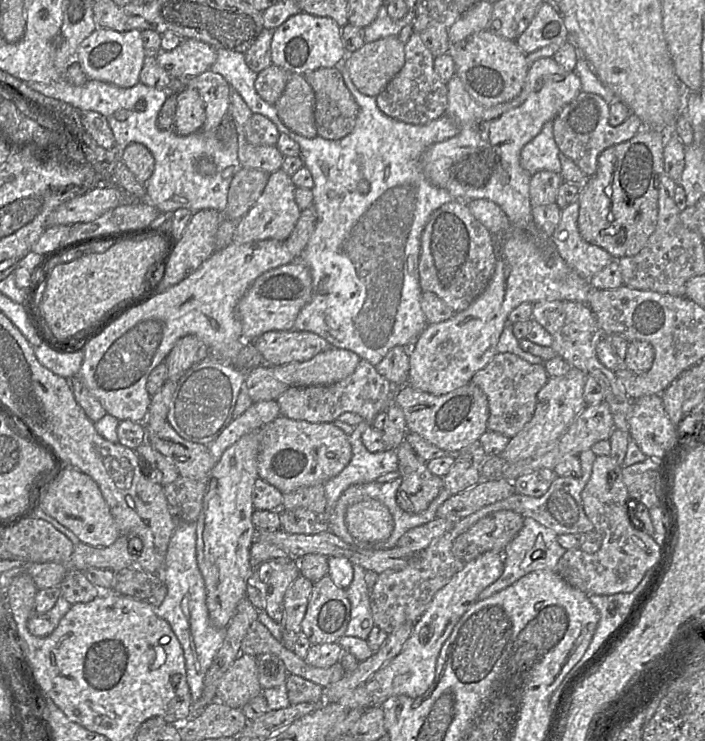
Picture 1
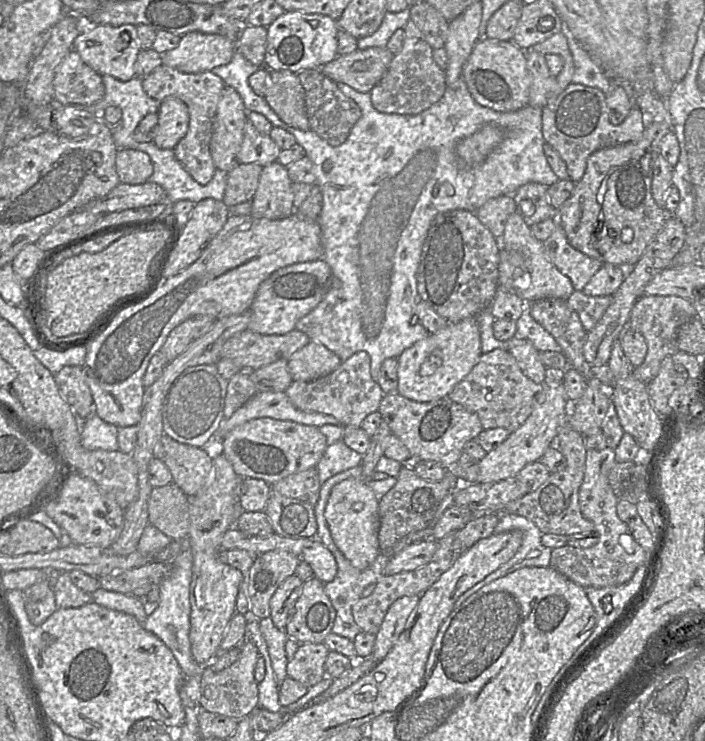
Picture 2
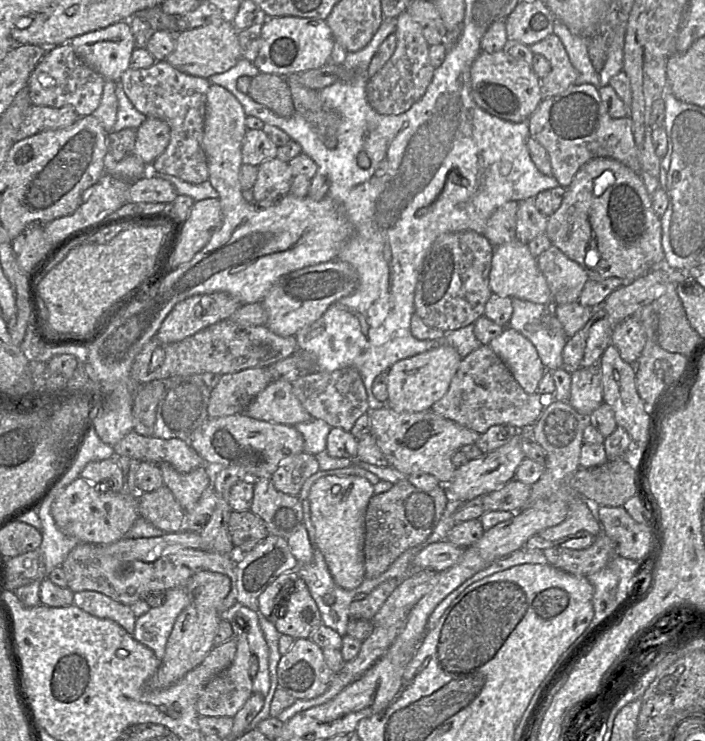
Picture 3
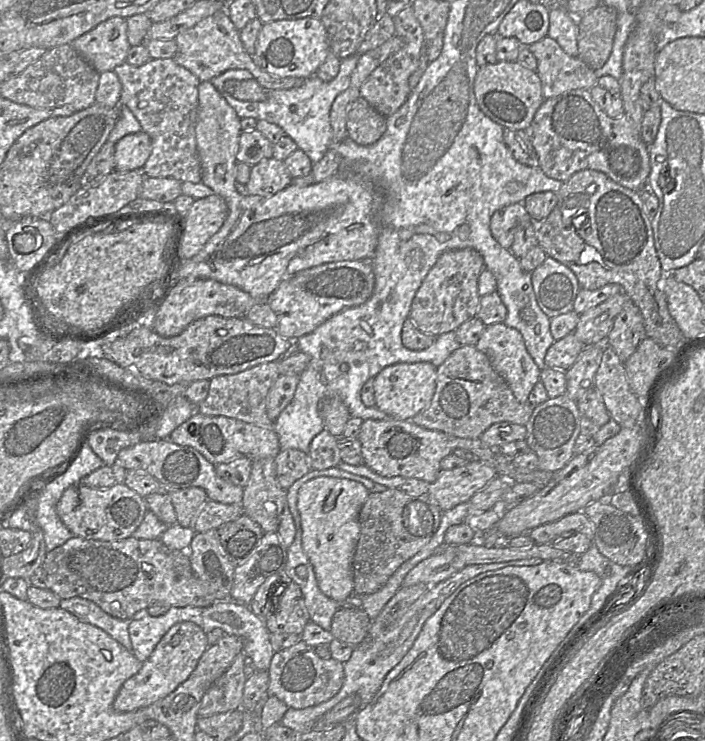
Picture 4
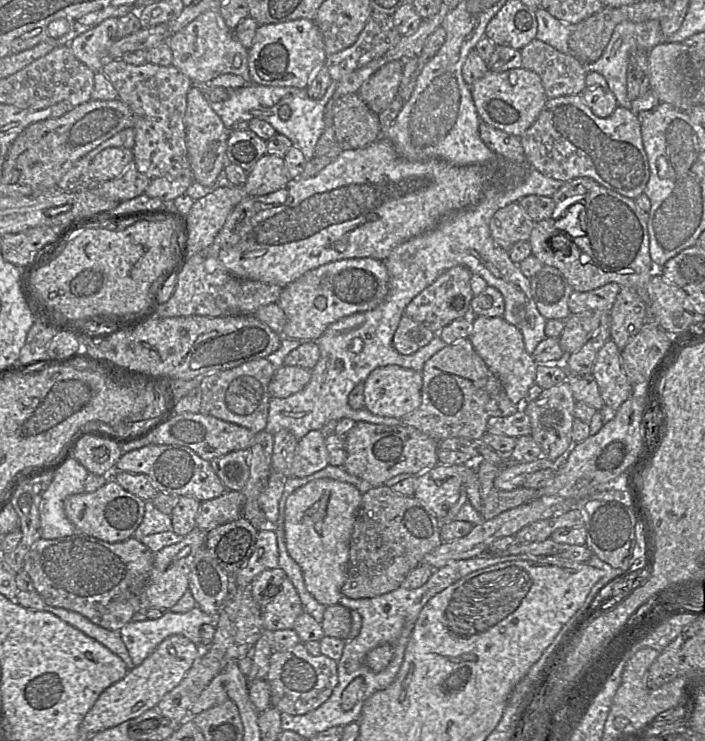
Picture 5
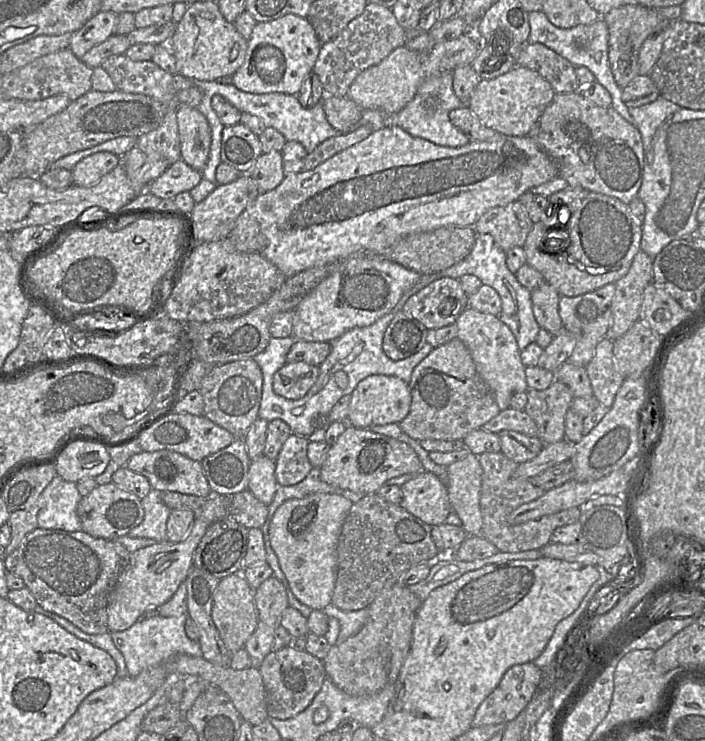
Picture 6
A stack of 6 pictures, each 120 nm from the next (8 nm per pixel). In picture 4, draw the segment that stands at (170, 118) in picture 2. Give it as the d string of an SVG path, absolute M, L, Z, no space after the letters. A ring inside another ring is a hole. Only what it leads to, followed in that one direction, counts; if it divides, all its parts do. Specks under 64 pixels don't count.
M146 132L127 135L115 143L115 170L142 170L151 152L152 140Z

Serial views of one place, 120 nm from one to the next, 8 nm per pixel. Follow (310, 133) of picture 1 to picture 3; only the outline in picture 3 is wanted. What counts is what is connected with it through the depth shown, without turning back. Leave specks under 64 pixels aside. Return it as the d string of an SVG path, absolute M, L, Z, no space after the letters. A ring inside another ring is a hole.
M260 72L252 78L247 94L281 117L296 112L288 80L281 75Z

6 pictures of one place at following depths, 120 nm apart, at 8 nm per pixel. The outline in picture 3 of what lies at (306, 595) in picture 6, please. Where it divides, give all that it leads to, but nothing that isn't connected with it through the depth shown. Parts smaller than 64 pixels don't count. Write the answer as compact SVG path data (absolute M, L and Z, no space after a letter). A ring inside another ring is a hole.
M324 476L312 485L308 495L316 534L315 548L322 553L334 582L345 590L353 590L365 580L365 514L374 495L373 487L359 476Z

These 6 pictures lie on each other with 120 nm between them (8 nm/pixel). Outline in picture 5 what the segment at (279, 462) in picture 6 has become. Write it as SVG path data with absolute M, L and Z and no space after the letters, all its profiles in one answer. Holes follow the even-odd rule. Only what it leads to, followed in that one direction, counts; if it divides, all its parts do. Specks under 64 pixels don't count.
M310 431L298 440L290 469L291 477L305 477L329 465L325 438L321 431Z

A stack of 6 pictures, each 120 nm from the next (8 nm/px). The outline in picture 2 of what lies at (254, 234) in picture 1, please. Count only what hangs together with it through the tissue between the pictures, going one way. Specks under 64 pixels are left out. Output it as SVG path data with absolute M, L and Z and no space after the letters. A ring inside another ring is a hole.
M278 161L264 166L252 199L251 215L278 220L296 213L292 185L287 167Z

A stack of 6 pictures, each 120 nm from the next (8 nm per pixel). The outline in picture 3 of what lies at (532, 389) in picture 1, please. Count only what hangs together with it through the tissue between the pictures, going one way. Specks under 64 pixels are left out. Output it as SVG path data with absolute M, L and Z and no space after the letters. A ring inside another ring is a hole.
M482 345L462 358L447 393L431 407L431 411L483 434L494 425L529 430L550 401L556 401L554 396L526 393L504 361L488 345Z

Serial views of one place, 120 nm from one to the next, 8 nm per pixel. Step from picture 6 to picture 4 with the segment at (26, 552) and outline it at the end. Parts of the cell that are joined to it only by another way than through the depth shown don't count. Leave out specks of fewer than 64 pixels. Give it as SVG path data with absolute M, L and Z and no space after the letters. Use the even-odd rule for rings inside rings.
M73 537L48 551L42 568L47 573L49 589L60 599L80 597L94 602L107 614L123 620L153 603L167 603L175 607L207 607L217 601L216 592L193 573L188 551L168 548L159 539L146 540L128 537L118 541L99 541Z

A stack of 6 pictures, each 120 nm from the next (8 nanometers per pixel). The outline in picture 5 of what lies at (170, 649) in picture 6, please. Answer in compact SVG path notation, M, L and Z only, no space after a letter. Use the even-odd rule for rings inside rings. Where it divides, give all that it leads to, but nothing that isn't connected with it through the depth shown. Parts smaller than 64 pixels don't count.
M195 606L193 609L184 613L176 613L171 610L166 610L163 616L158 619L146 619L141 621L131 620L125 624L119 632L128 649L134 666L139 666L164 639L171 635L182 635L188 638L200 649L200 651L208 648L209 646L204 646L201 641L200 629L204 624L209 624L215 627L218 618L219 613L216 615L209 615L198 606Z

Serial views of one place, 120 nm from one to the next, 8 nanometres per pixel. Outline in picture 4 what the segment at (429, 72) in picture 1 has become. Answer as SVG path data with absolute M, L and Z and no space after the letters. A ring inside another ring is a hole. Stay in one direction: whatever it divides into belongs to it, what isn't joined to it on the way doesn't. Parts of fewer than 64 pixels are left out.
M411 5L401 10L393 17L393 20L395 35L403 40L403 46L378 66L361 87L361 96L386 117L393 115L400 109L411 94L409 79L418 68L422 49L426 45L422 27Z

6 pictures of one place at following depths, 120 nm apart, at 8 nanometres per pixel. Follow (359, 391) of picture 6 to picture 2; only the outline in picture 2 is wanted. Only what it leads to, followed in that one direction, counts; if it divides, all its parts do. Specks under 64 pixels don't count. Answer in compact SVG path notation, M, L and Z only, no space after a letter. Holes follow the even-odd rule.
M476 317L447 327L406 349L398 359L398 387L401 396L420 403L428 403L448 397L479 362L482 355L481 333Z

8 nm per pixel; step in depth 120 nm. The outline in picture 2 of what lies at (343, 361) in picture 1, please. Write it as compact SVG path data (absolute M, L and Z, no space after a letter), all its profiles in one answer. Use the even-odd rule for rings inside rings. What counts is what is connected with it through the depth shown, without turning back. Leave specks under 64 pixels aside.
M310 342L288 360L293 381L314 381L336 370L342 361L332 351L317 342Z

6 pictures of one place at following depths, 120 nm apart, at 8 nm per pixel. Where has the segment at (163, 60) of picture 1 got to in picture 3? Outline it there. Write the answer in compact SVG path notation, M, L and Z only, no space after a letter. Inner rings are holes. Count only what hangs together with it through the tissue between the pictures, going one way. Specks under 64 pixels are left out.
M232 22L211 23L176 34L176 47L166 60L176 69L192 76L210 78L234 67L242 58L238 30Z

